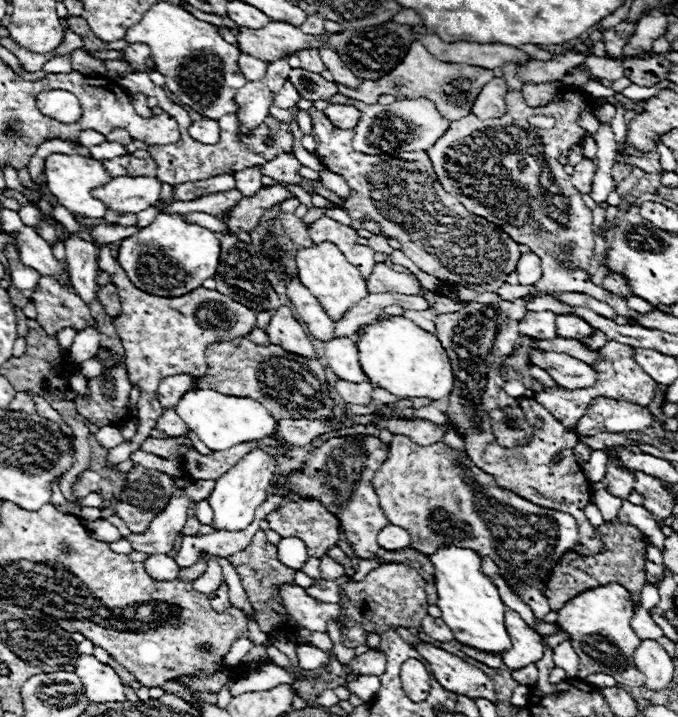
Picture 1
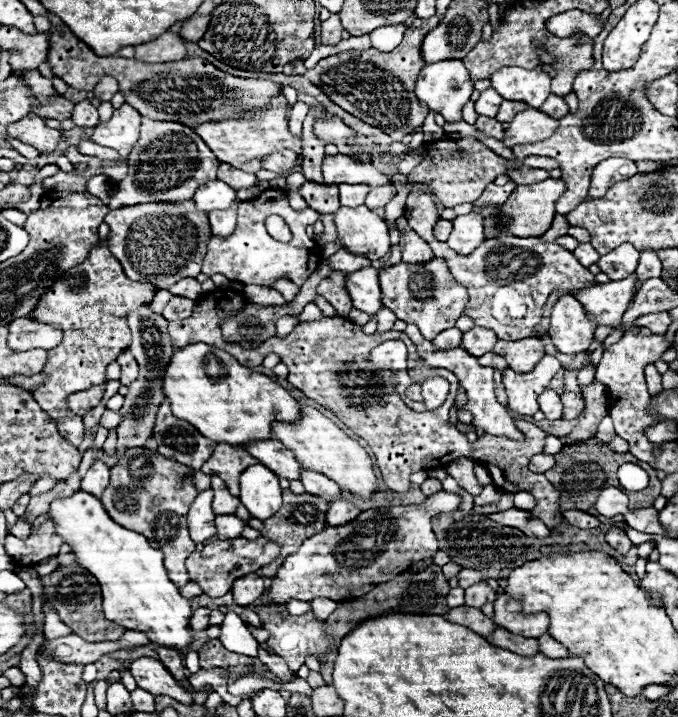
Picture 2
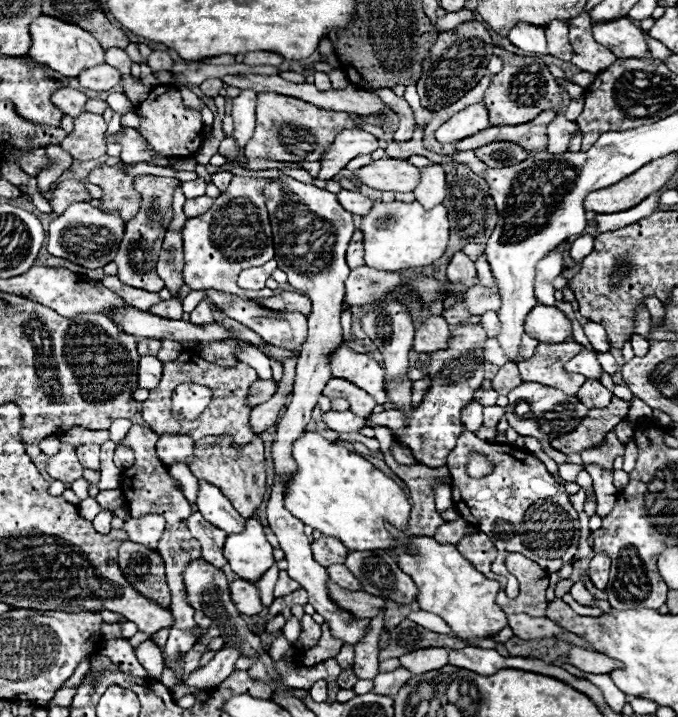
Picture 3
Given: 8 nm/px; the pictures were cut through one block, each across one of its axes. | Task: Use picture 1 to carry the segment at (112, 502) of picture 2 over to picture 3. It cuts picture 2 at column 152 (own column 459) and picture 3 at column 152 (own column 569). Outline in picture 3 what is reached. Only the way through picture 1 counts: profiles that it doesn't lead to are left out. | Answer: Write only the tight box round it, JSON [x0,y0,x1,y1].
[122,514,164,550]

